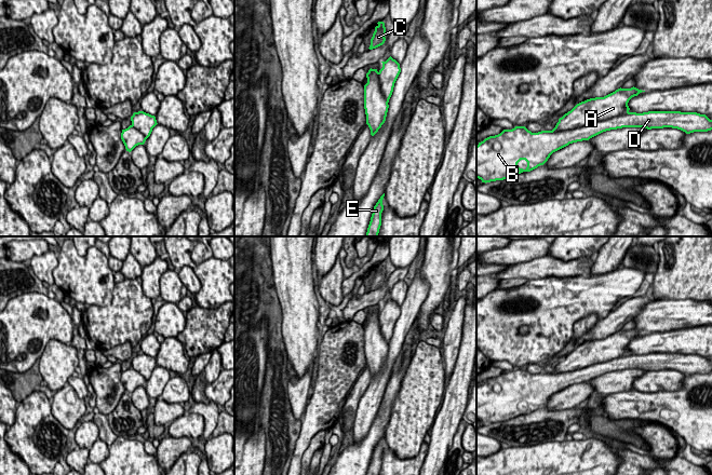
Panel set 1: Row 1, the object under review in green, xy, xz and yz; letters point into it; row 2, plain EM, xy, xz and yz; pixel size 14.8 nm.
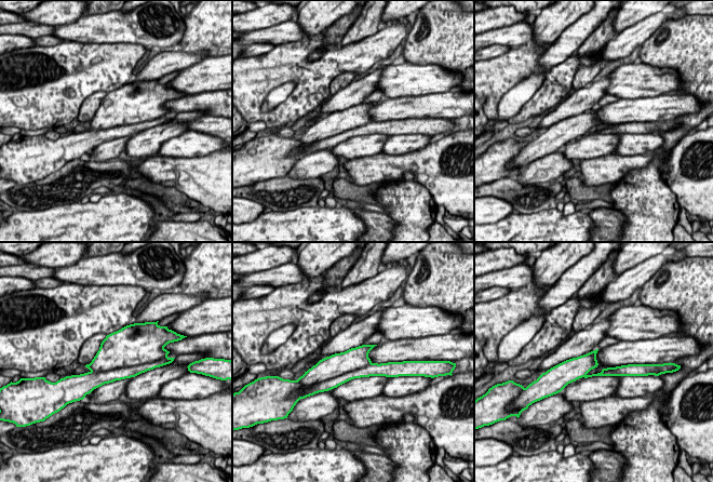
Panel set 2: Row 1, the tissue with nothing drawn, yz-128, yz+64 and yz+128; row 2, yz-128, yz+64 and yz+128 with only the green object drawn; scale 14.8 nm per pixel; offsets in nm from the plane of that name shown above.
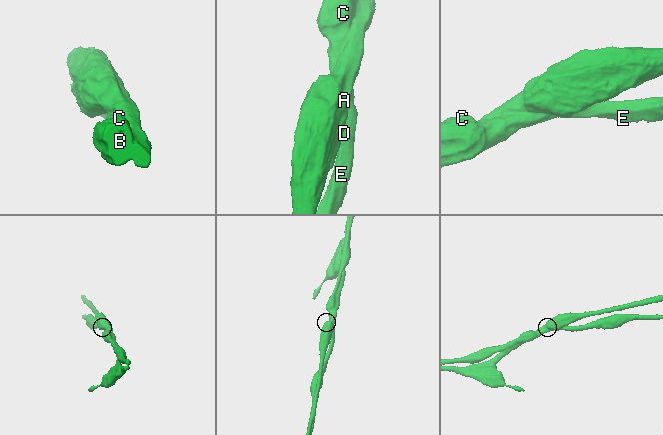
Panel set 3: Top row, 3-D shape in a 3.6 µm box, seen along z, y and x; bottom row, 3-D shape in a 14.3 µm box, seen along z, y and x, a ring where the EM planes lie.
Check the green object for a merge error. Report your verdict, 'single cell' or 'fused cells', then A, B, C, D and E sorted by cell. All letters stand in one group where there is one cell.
fused cells | A / B C D E

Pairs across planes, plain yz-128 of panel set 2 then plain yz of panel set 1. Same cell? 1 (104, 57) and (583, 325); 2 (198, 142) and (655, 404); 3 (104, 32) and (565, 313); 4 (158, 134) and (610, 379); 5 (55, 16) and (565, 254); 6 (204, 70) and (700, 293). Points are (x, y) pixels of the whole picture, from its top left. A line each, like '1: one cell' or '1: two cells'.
1: two cells
2: two cells
3: two cells
4: one cell
5: two cells
6: two cells

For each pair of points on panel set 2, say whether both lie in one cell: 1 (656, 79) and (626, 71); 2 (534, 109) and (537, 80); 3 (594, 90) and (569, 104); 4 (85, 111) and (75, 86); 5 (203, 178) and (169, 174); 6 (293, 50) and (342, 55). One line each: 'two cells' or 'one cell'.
1: one cell
2: two cells
3: one cell
4: two cells
5: one cell
6: one cell

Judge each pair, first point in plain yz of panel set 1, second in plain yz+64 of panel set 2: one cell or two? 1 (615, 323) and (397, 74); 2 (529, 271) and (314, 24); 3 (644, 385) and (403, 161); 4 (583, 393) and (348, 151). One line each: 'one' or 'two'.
1: two
2: two
3: two
4: two

